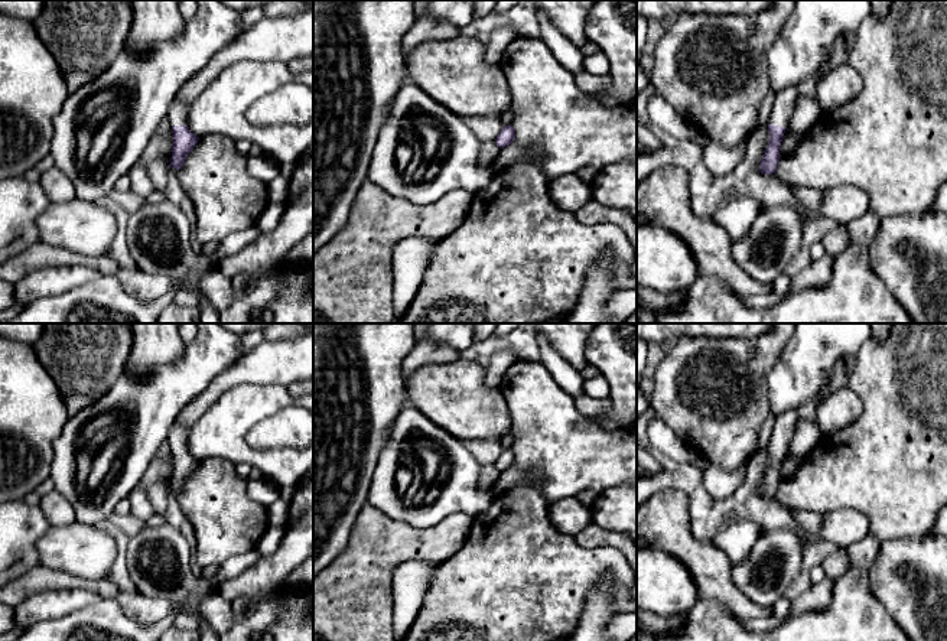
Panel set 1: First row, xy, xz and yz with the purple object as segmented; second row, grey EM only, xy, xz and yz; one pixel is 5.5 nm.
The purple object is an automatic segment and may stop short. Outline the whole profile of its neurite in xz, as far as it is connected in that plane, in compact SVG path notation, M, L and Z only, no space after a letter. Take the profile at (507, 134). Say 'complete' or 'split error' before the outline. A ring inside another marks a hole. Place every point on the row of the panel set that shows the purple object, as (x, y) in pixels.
complete | M510 124L507 127L502 127L502 130L499 131L499 134L495 139L495 143L499 149L507 147L508 144L511 144L515 139L515 130L514 127Z

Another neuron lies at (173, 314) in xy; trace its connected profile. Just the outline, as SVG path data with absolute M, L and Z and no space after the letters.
M170 303L157 316L156 323L198 323L199 310L196 306L185 306L178 303Z

